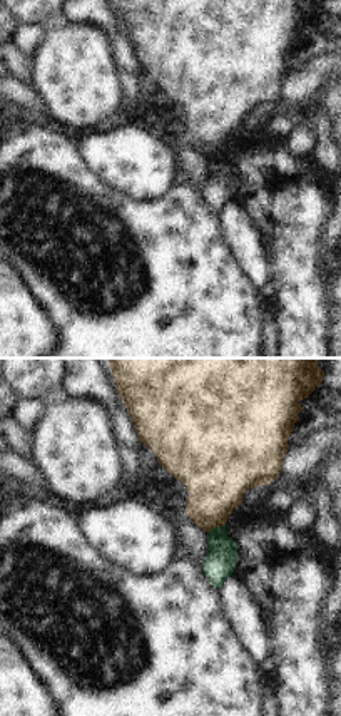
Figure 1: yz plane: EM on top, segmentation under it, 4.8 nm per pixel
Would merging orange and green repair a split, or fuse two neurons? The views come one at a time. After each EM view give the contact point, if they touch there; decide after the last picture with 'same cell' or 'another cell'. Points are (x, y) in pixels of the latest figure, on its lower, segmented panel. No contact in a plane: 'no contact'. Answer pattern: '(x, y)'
(216, 526)

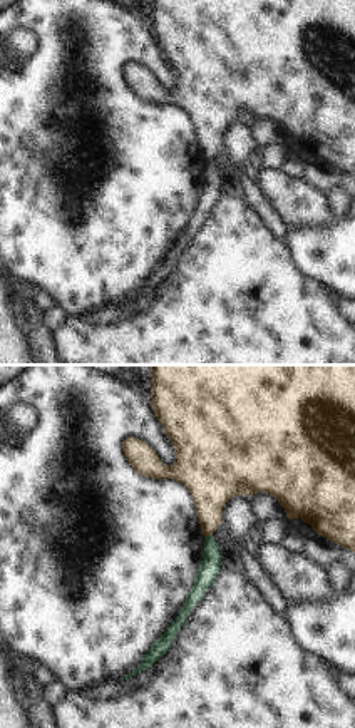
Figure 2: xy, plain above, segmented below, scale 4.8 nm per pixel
(208, 534)

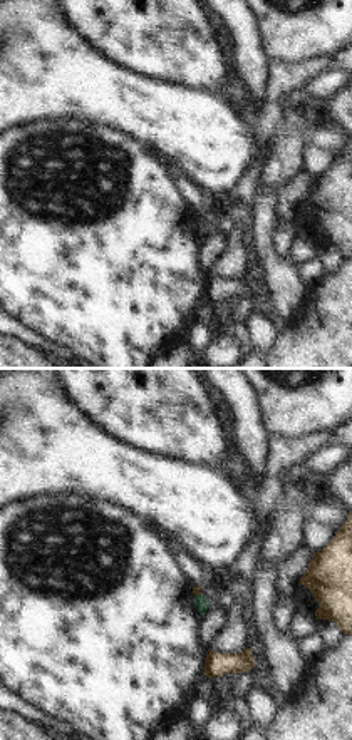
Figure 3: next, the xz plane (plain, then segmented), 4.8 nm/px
(196, 593)

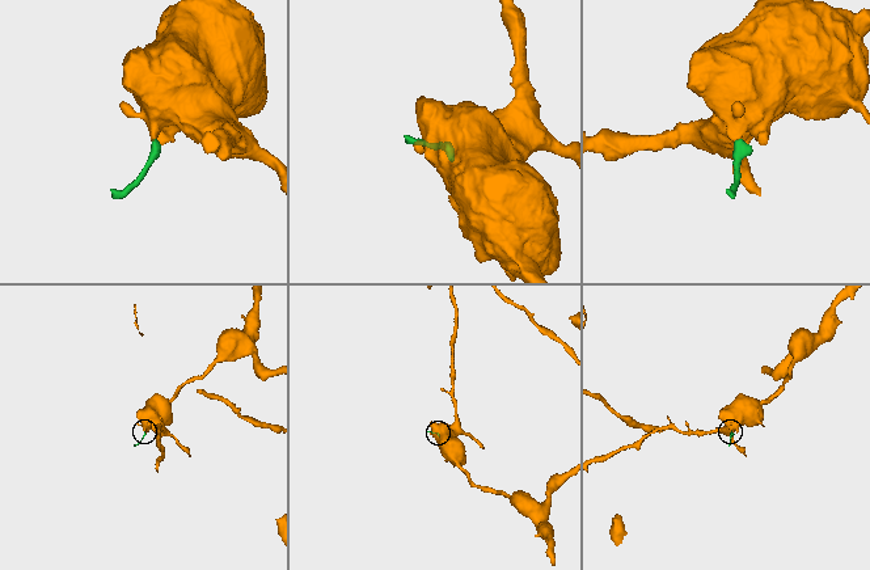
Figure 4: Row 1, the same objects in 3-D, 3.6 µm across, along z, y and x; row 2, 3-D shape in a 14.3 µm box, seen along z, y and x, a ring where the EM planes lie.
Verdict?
another cell

